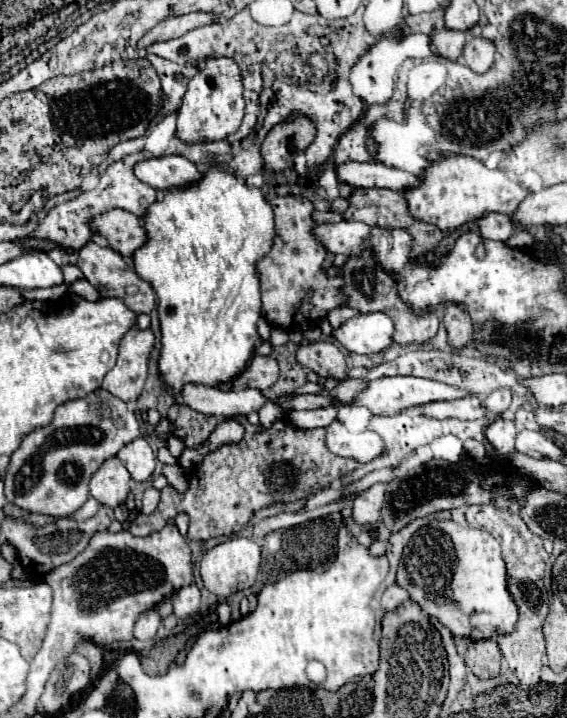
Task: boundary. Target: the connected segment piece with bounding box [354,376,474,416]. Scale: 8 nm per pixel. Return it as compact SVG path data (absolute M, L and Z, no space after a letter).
M392 376L392 378L378 378L368 382L368 388L362 390L354 404L358 406L366 406L370 408L374 414L380 416L392 416L398 414L406 408L410 408L410 404L428 404L428 402L438 402L438 400L454 400L454 398L464 398L464 396L474 396L472 392L464 390L464 388L456 388L456 386L448 386L444 382L436 382L436 380L428 380L428 378L416 378L416 376Z

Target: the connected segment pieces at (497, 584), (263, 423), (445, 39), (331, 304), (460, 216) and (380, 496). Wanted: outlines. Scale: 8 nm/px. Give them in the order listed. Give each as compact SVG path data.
M434 520L420 528L398 566L396 584L408 590L422 612L438 618L454 638L472 642L510 634L518 622L518 606L508 590L500 544L484 530L452 520Z
M270 402L270 404L266 404L266 408L262 408L262 412L258 412L258 416L260 416L258 430L268 430L276 420L280 420L284 416L284 410L276 402Z
M448 28L434 30L432 32L432 50L434 54L456 62L462 56L466 44L466 34L464 32L450 32Z
M276 196L268 204L274 210L276 224L272 250L256 266L262 292L262 316L272 328L304 332L318 326L320 318L326 318L332 308L346 306L346 294L342 292L344 280L342 276L328 278L322 272L326 248L314 236L318 224L312 220L312 202L302 196Z
M442 154L426 168L426 184L422 188L414 188L414 192L404 192L410 214L422 222L438 226L442 232L454 232L462 224L470 224L482 214L500 212L514 214L518 204L528 196L518 182L510 180L498 168L486 168L480 160L456 154Z
M374 484L366 492L362 492L354 502L352 502L352 518L360 526L370 526L378 522L380 518L380 508L384 504L386 496L386 484Z

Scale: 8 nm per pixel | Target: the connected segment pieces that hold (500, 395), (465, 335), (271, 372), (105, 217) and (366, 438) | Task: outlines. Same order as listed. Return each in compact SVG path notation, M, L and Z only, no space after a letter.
M496 390L496 392L488 394L488 396L482 400L482 406L486 408L488 414L500 416L500 414L510 406L510 400L512 400L510 390Z
M454 304L446 306L446 314L444 314L444 326L448 332L448 344L456 350L466 348L472 342L472 334L474 334L474 326L470 316L466 316L464 308L458 308Z
M254 356L248 368L232 382L232 388L272 388L280 376L280 366L272 356Z
M120 208L94 218L92 224L94 230L108 240L110 248L122 256L132 256L134 250L138 250L148 240L142 218Z
M334 420L328 428L326 428L326 446L330 448L330 452L334 452L336 456L344 456L344 458L354 458L360 464L372 462L374 458L382 456L386 446L384 440L372 432L372 430L364 430L364 432L350 432L342 422Z

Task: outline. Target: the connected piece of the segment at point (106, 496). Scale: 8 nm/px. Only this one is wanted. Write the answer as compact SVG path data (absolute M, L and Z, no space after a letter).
M110 458L90 480L90 496L104 506L126 504L130 494L130 474L118 458Z

